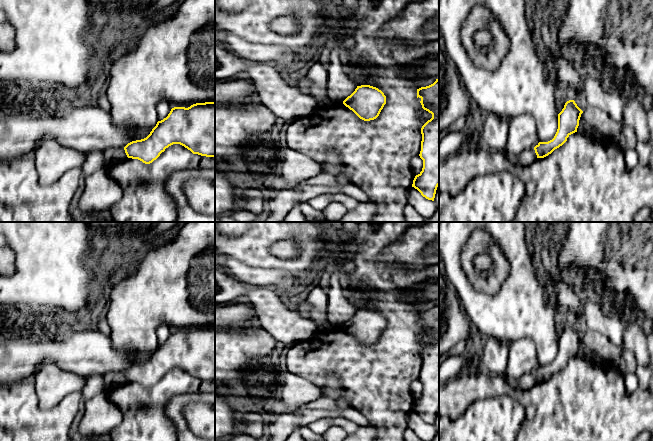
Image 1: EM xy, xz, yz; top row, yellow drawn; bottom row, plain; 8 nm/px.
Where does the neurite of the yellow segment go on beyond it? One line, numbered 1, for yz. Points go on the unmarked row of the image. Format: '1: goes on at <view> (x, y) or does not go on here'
1: does not go on here

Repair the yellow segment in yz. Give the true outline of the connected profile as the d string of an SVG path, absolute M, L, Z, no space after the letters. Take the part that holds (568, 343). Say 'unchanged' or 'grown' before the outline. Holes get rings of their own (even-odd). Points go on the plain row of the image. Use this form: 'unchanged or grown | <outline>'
unchanged | M574 324L567 325L562 335L558 338L558 353L554 362L548 366L539 366L534 371L537 382L548 380L555 373L562 370L571 358L577 356L582 337L583 335Z

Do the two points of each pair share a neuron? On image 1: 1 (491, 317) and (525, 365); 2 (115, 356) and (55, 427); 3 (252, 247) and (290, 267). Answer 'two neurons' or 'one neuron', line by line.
1: two neurons
2: two neurons
3: one neuron

